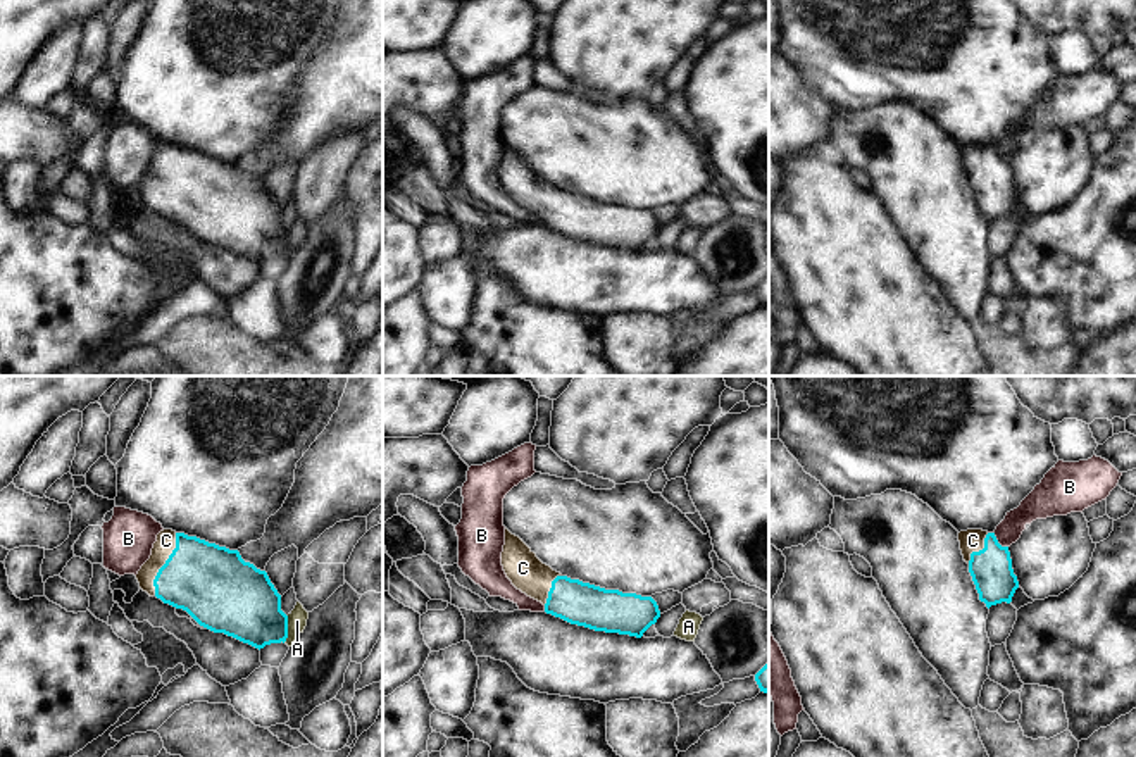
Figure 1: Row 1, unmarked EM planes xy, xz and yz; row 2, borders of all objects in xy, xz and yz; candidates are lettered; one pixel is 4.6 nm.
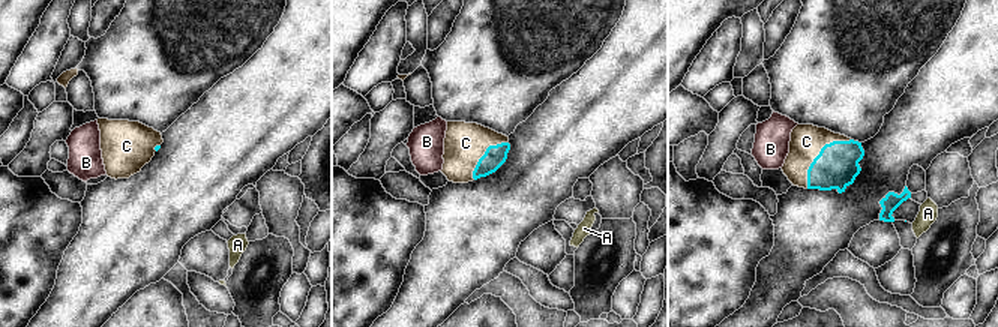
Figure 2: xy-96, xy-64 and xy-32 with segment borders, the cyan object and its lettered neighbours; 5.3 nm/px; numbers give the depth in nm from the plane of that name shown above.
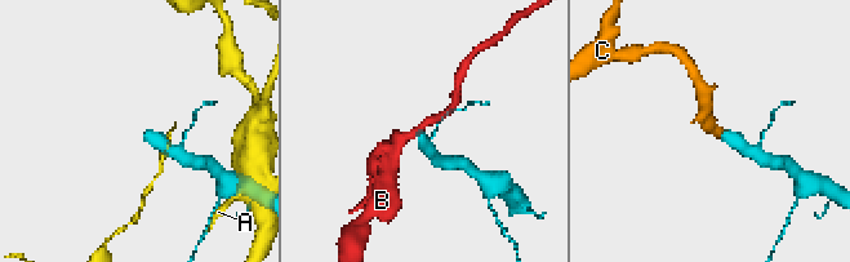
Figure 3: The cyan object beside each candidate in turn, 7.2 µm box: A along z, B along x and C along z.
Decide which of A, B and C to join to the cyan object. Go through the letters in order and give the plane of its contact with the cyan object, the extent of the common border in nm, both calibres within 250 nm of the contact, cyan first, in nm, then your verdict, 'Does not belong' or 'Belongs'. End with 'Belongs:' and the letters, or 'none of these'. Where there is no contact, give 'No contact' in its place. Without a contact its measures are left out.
A: Touches cyan in xy. Shared border 130 nm. Thickness 340 nm (cyan) against 90 nm. Does not belong
B: Touches cyan in yz. Shared border 100 nm. Thickness 190 nm (cyan) against 130 nm. Does not belong
C: Touches cyan in xy. Shared border 300 nm. Thickness 360 nm (cyan) against 100 nm. Belongs
Belongs: C

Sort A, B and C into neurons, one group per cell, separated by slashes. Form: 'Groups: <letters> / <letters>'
Groups: A / B / C

